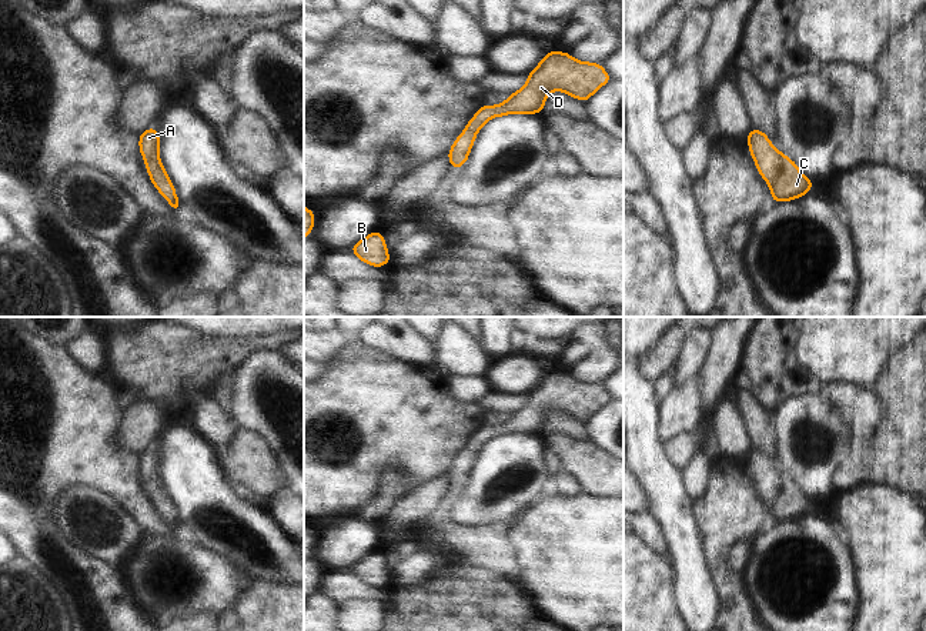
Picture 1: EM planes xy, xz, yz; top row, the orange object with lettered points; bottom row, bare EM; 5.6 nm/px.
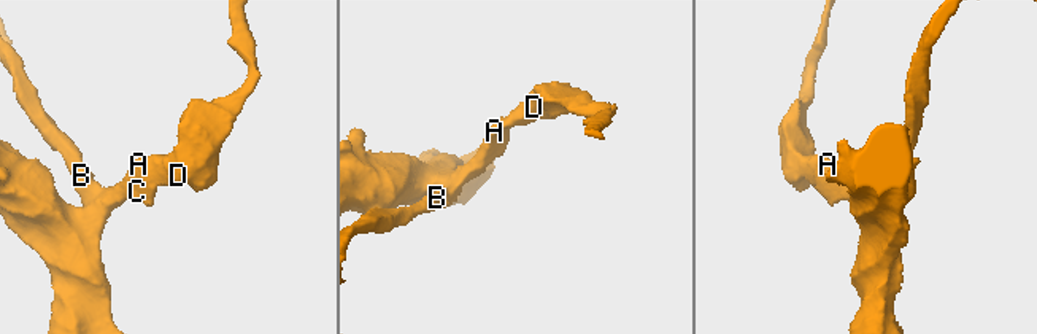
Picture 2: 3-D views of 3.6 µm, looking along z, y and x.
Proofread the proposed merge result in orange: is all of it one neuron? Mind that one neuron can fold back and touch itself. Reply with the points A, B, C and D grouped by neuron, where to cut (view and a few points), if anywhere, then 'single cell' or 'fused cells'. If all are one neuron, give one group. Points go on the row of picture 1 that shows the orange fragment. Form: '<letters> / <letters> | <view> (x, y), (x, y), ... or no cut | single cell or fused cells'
A B C D | no cut | single cell

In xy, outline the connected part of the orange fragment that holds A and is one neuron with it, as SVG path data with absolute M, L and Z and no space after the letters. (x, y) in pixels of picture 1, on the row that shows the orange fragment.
M156 126L140 133L138 151L144 157L144 167L151 184L171 207L177 208L178 197L174 183L160 161L160 131Z

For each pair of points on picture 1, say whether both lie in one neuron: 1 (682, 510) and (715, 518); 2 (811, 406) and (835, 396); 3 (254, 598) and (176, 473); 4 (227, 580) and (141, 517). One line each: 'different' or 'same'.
1: different
2: different
3: different
4: different

